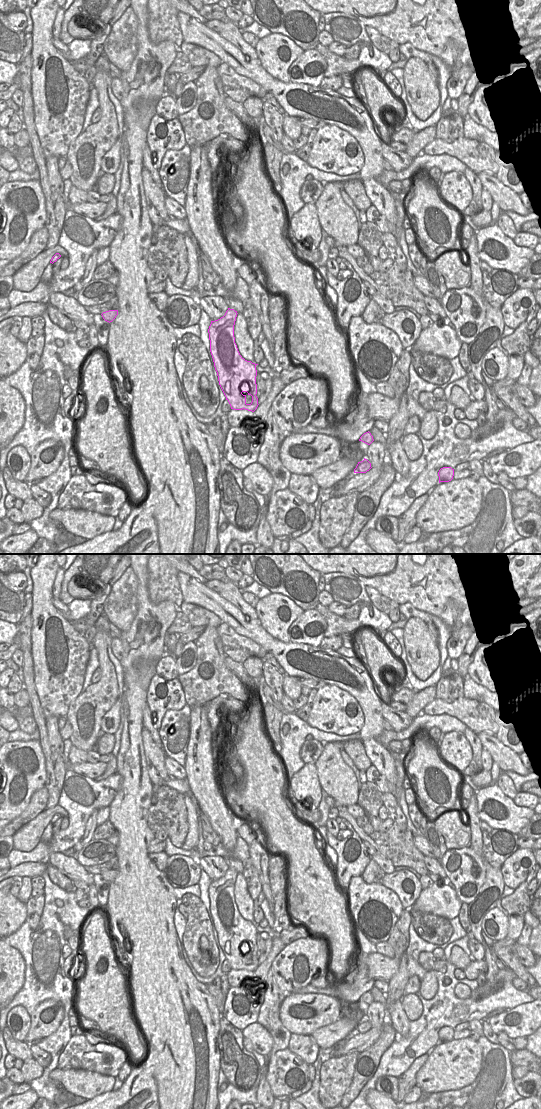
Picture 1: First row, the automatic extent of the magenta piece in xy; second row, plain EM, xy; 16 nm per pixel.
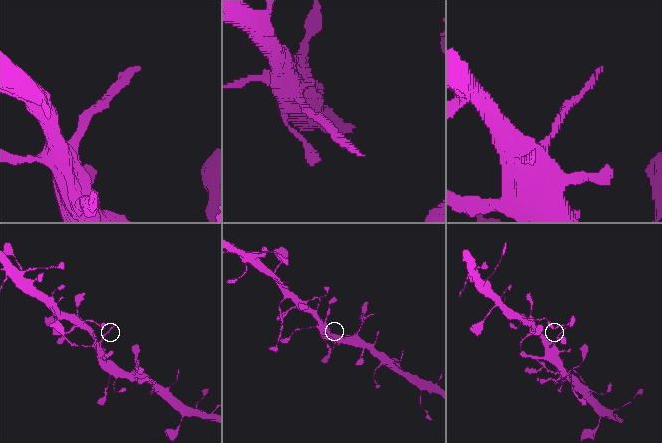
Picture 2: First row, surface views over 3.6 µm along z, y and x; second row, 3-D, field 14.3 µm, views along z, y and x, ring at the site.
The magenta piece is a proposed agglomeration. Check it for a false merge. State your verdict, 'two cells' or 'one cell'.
one cell

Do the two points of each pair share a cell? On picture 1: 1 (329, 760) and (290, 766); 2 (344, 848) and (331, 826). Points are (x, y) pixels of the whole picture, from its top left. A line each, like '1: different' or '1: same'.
1: different
2: different

